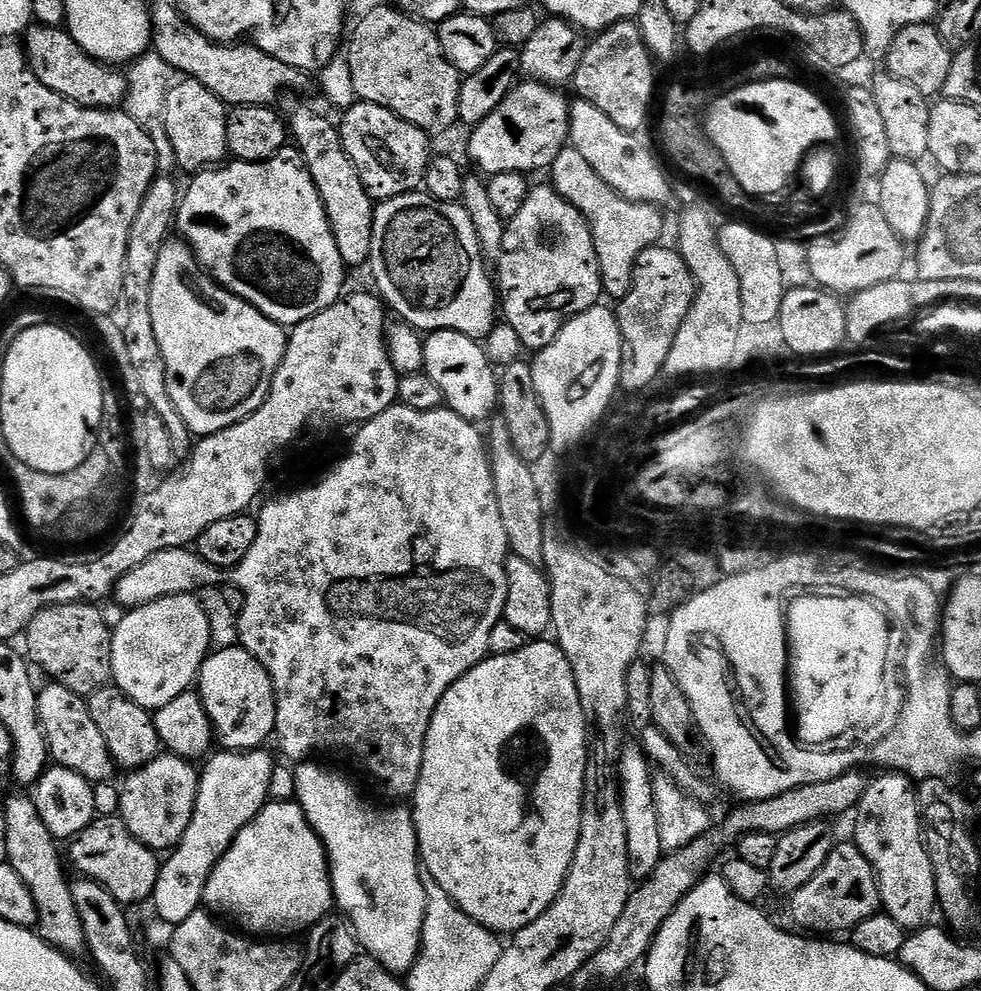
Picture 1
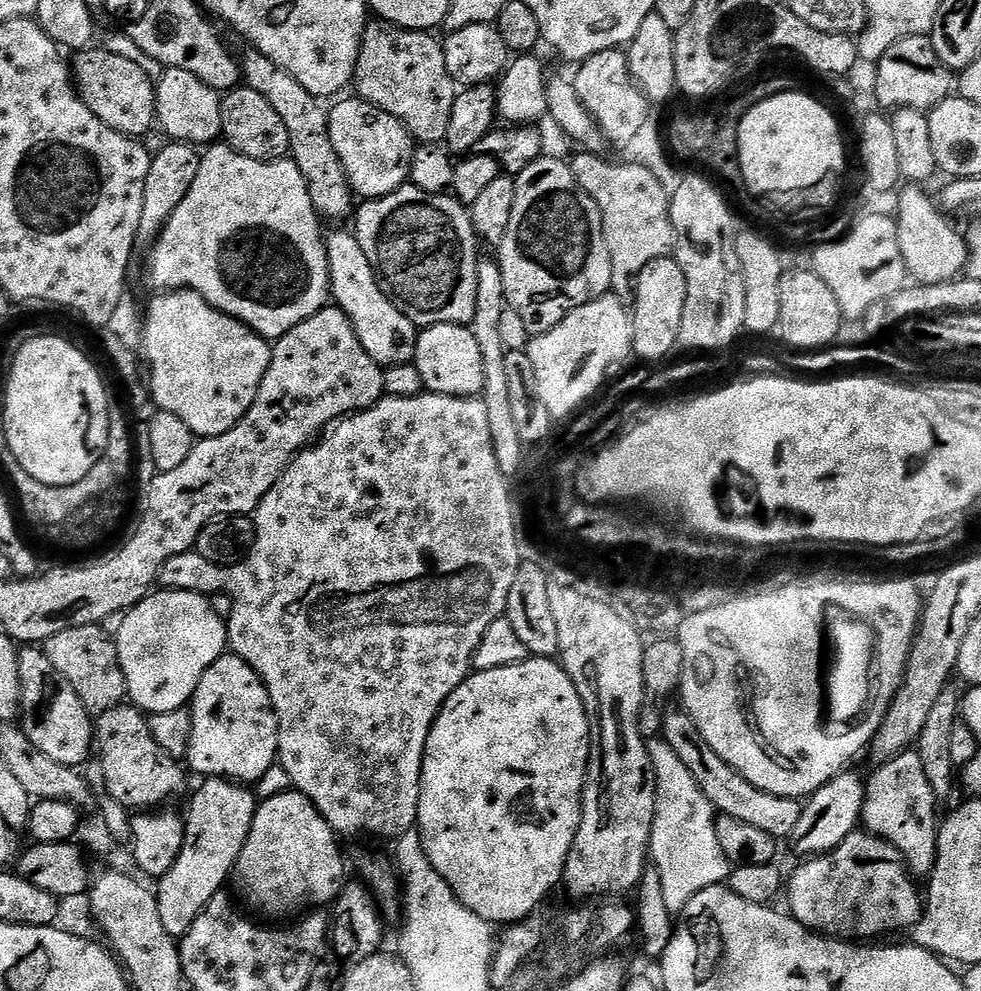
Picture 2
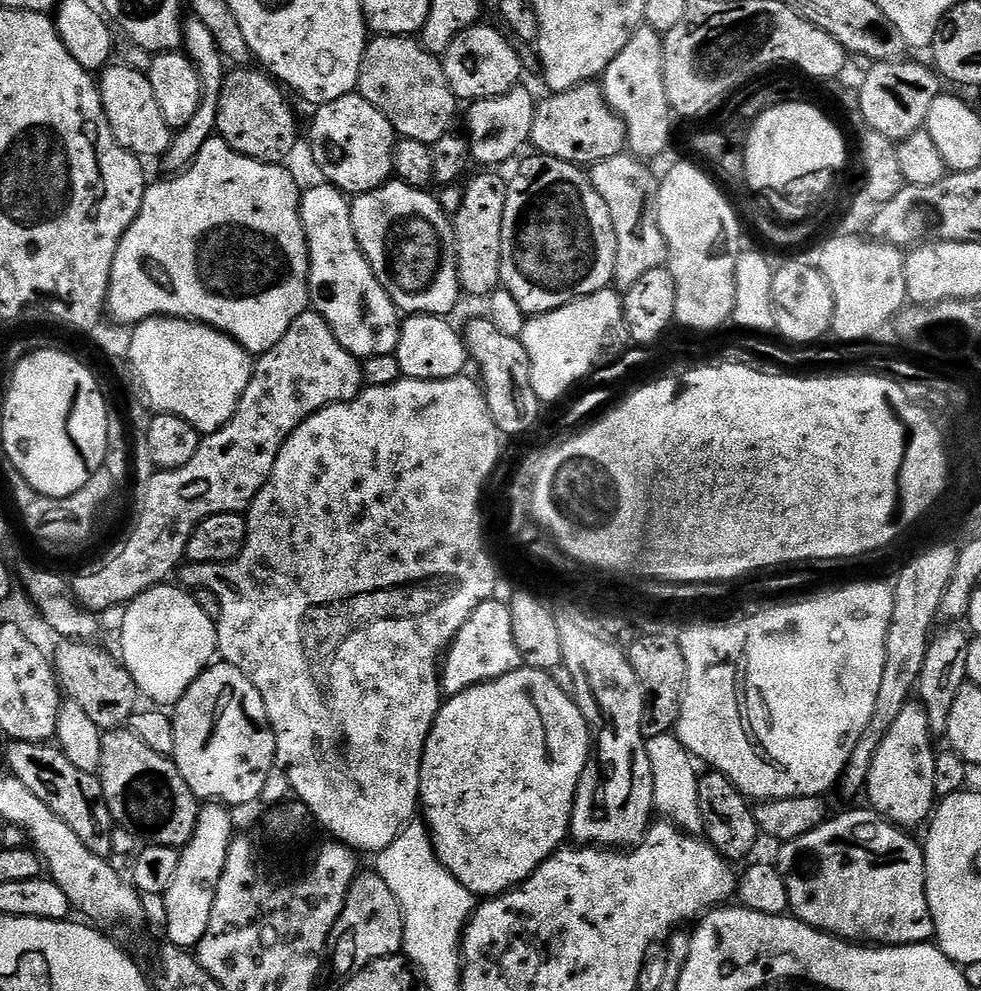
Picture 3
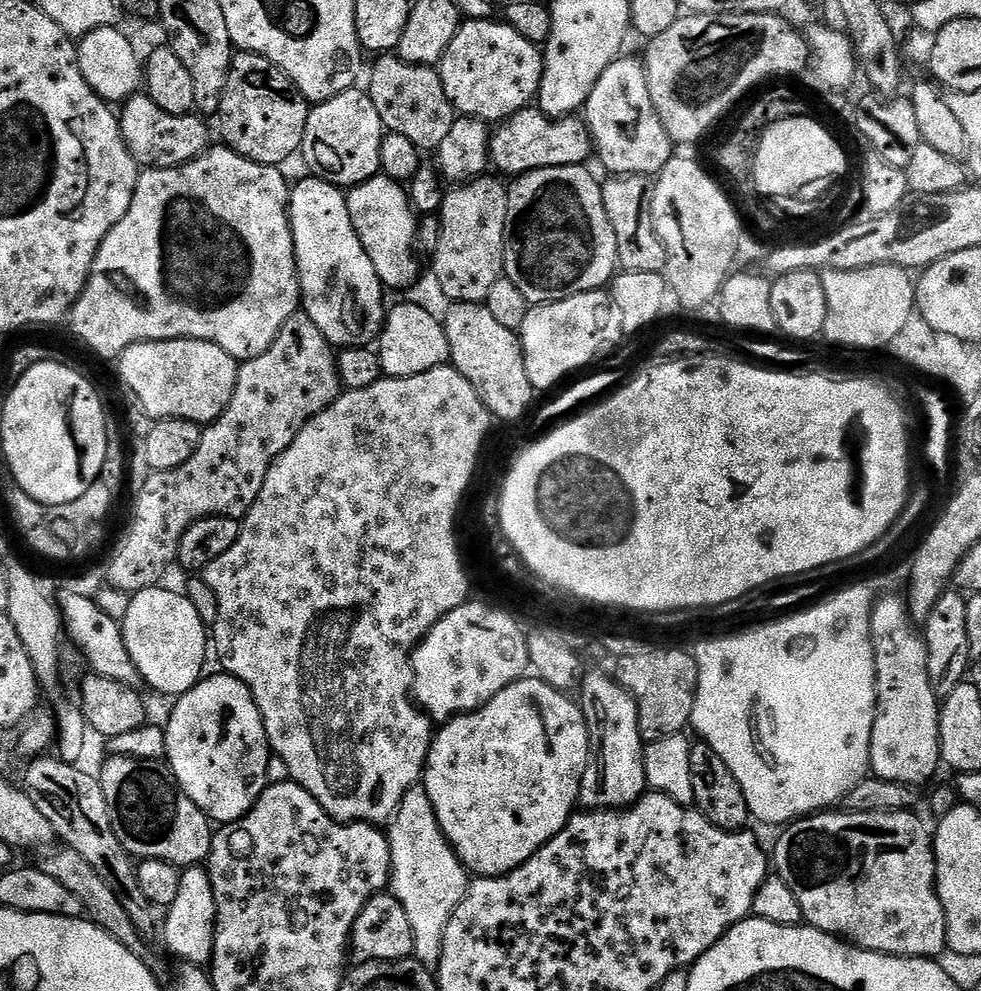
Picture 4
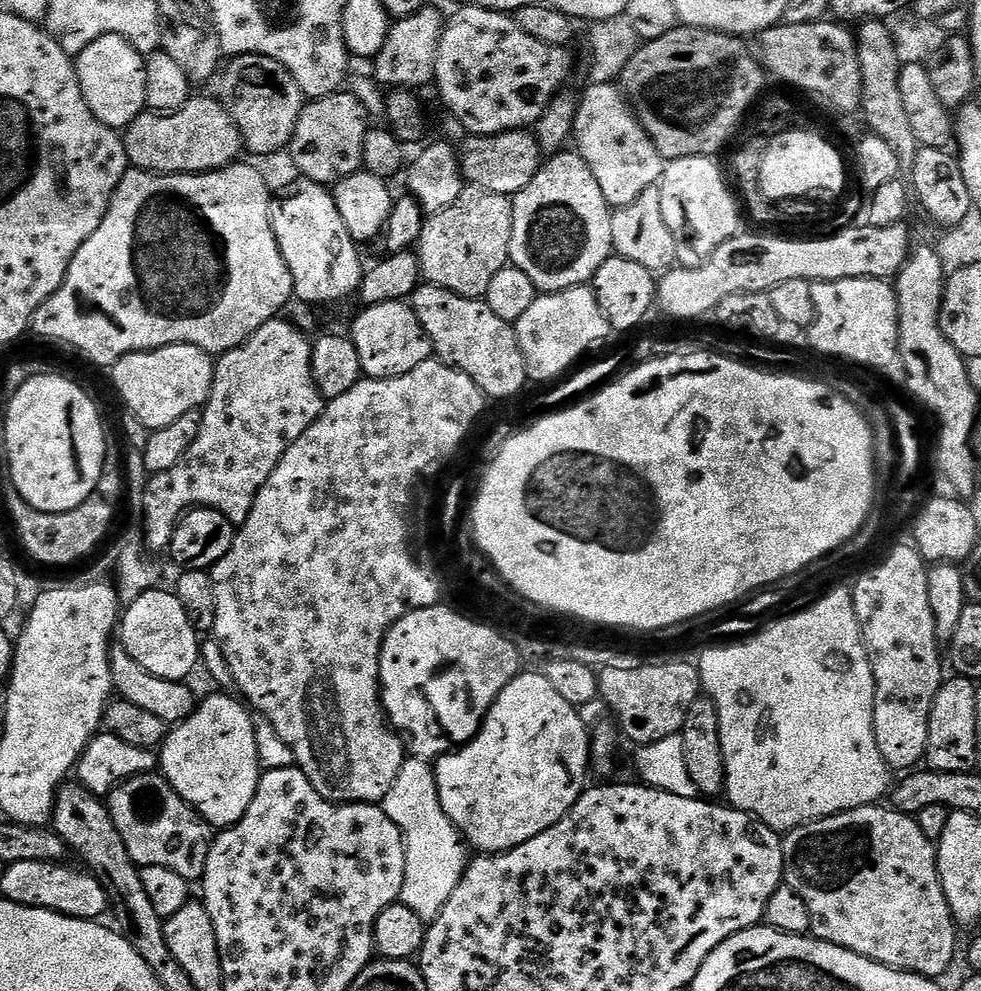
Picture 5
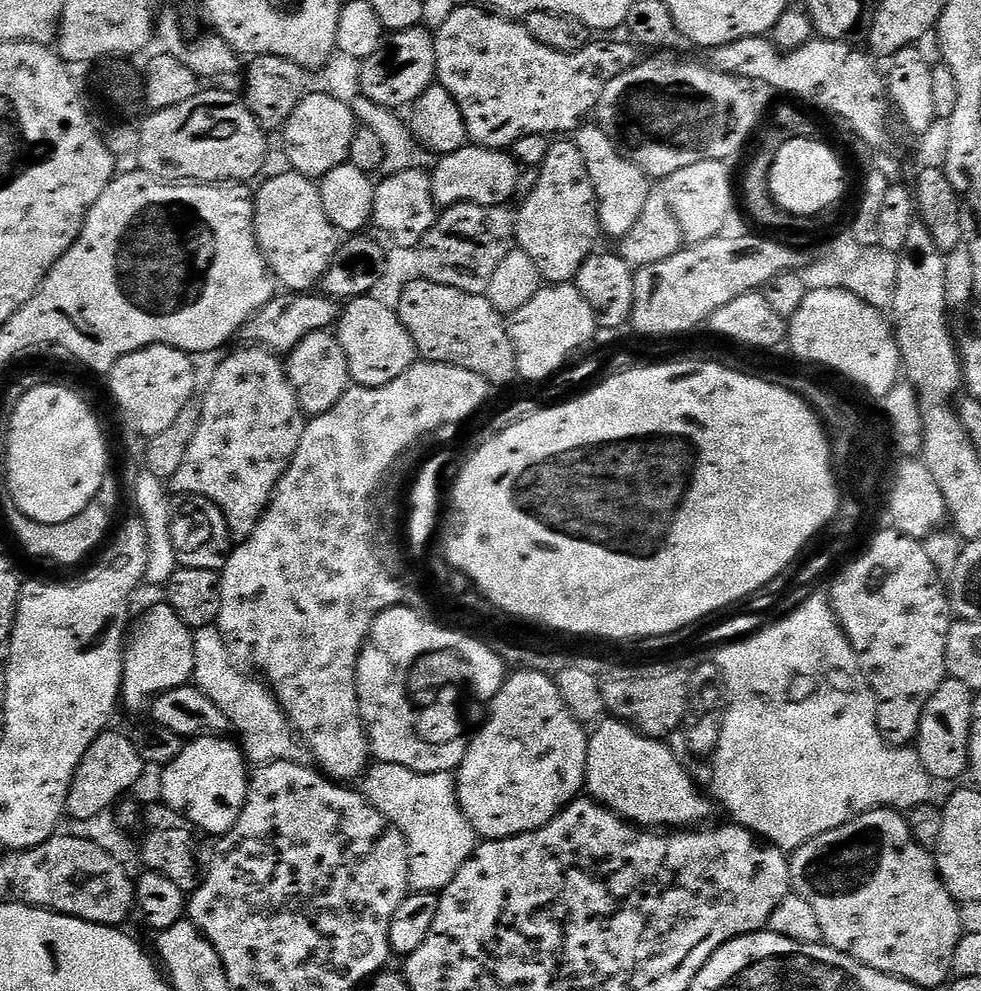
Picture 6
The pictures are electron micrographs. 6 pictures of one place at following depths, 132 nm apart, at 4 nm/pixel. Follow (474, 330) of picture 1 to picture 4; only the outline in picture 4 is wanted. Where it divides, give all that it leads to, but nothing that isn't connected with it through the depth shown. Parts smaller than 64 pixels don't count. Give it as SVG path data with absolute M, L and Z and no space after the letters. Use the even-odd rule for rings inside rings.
M377 174L356 185L347 198L350 222L354 222L358 242L362 242L362 250L374 262L381 284L388 290L410 287L420 276L420 260L416 257L418 216L408 201L407 191L388 176Z

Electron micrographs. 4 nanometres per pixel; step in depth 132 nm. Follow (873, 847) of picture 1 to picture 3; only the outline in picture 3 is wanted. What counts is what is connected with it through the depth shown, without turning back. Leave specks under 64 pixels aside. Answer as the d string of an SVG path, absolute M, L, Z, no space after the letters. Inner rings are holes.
M910 702L898 714L898 719L890 730L886 730L886 738L882 738L882 746L874 754L874 762L870 766L867 803L890 823L905 830L916 830L920 823L931 817L938 797L934 786L934 766L938 755L935 748L932 727L924 712L924 705Z

